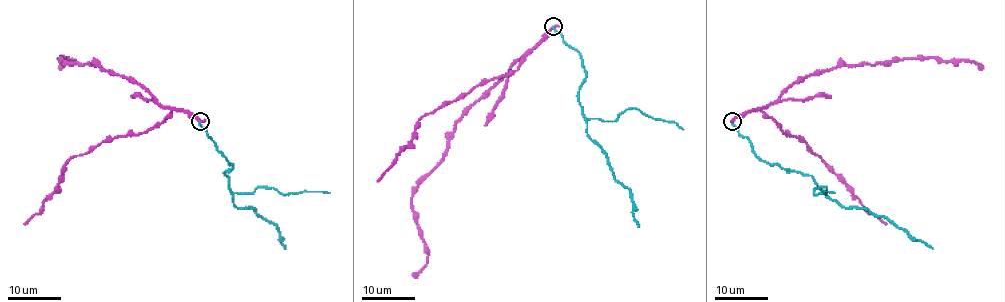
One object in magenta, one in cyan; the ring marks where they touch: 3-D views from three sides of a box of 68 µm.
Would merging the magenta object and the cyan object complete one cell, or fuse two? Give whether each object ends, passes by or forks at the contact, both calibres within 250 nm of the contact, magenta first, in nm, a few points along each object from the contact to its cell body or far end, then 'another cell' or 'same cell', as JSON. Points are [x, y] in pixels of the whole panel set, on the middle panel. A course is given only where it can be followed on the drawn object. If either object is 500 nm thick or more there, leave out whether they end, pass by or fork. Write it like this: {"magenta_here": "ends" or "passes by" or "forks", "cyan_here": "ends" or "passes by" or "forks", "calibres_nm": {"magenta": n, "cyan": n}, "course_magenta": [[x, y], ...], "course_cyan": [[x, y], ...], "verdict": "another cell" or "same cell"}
{"magenta_here": "ends", "cyan_here": "ends", "calibres_nm": {"magenta": 440, "cyan": 220}, "course_magenta": [[553, 26], [456, 124], [444, 160], [420, 184], [412, 197], [413, 219], [428, 262], [412, 275]], "course_cyan": [[553, 26], [581, 57], [586, 77], [579, 102], [587, 134], [606, 155], [614, 177], [630, 191], [639, 227]], "verdict": "another cell"}

